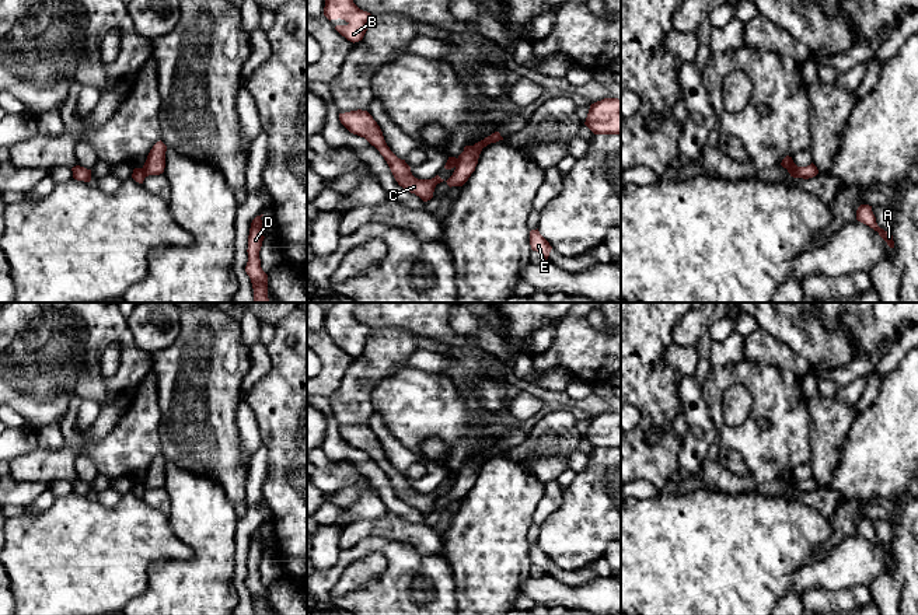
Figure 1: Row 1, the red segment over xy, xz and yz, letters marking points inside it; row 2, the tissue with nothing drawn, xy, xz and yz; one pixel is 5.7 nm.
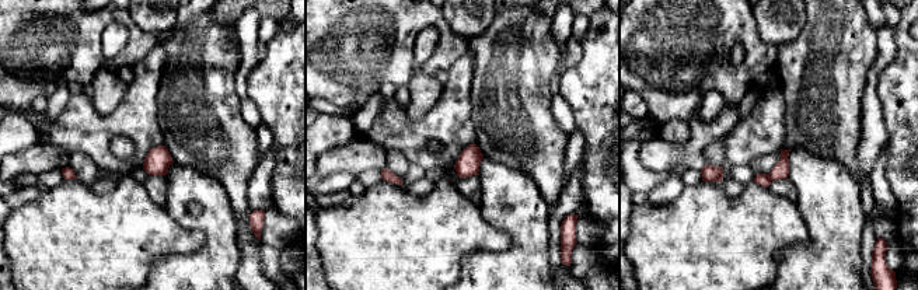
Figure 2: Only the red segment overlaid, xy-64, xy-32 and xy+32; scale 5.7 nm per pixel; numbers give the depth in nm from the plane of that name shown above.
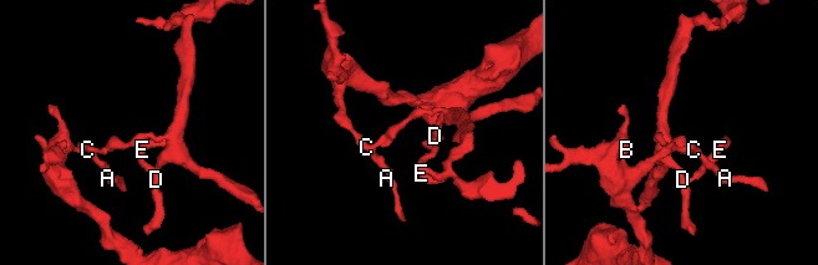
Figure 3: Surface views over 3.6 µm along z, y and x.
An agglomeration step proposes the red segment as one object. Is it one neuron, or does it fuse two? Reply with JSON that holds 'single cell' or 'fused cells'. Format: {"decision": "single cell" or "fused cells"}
{"decision": "fused cells"}

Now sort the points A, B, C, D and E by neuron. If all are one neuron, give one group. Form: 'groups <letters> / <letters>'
groups A B C / D E

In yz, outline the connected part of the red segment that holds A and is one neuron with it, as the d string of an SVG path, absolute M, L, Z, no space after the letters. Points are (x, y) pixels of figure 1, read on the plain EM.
M861 518L856 524L856 534L869 539L870 542L873 542L875 545L879 546L879 549L887 556L887 559L890 562L894 562L894 555L893 555L893 549L890 545L884 545L883 542L880 542L876 537L876 531L872 525L872 520L869 518Z

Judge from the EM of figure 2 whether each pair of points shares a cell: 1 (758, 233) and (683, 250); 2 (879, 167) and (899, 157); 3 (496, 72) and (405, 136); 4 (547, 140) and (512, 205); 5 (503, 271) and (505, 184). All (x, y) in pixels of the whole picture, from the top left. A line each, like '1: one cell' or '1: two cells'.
1: one cell
2: two cells
3: two cells
4: two cells
5: one cell

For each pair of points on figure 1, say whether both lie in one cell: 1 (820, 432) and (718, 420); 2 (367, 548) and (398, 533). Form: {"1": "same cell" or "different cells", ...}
{"1": "different cells", "2": "different cells"}

